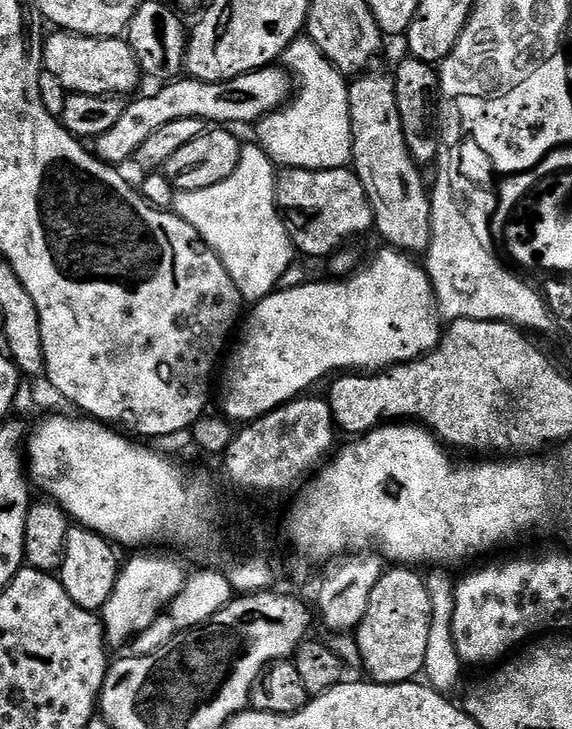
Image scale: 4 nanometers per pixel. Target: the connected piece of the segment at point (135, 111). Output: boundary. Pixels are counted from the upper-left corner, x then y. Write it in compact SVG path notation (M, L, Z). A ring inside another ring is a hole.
M269 66L221 84L177 78L157 88L160 89L153 96L133 99L133 104L129 103L125 107L118 123L94 141L94 151L101 160L113 166L124 166L127 160L131 161L135 157L138 146L142 146L142 142L146 142L146 138L150 138L154 130L162 130L162 126L178 122L178 118L198 118L212 126L251 125L259 122L288 103L294 84L283 67Z

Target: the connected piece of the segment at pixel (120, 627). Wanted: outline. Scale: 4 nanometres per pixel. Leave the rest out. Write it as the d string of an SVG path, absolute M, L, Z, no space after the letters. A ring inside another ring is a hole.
M136 554L129 564L125 563L120 570L120 577L116 579L114 586L114 594L110 594L110 598L106 602L106 606L102 610L102 623L104 626L104 639L109 649L116 650L135 640L138 634L142 634L142 630L146 630L146 626L150 626L150 622L154 622L169 607L172 599L182 590L186 579L186 571L172 556L144 556L148 554Z

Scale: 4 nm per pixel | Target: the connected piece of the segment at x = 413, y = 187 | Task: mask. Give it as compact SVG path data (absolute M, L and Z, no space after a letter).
M369 70L353 79L348 86L348 101L350 102L350 122L352 123L352 163L351 167L354 169L357 178L362 182L362 190L366 190L366 198L372 207L372 218L374 221L375 235L380 235L384 239L383 243L387 247L405 254L420 254L427 253L428 244L432 241L432 217L434 209L432 204L428 201L428 192L424 189L424 180L420 177L422 172L421 165L417 164L412 159L411 154L408 152L406 146L406 136L402 134L402 118L398 118L398 102L396 101L396 86L391 75L383 76L382 73L376 72L377 70Z

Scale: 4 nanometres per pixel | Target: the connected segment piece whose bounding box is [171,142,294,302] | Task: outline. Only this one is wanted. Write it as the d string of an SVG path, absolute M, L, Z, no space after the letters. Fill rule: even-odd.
M245 143L241 147L238 166L234 169L234 174L226 178L226 182L218 182L218 186L206 186L206 190L176 192L172 197L171 211L186 222L190 222L194 230L198 230L198 234L204 239L208 249L220 259L222 266L226 268L226 274L230 274L241 297L245 301L255 302L266 299L270 293L281 287L280 279L287 274L288 267L292 264L294 249L290 234L286 230L284 220L276 205L277 165L272 163L259 143L251 143Z

